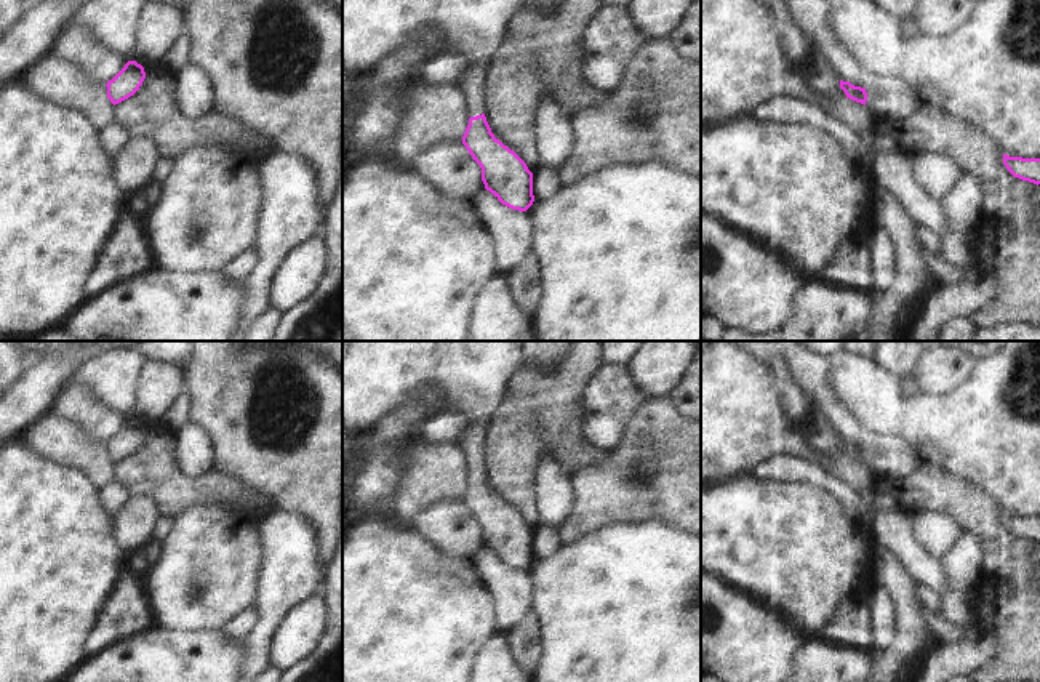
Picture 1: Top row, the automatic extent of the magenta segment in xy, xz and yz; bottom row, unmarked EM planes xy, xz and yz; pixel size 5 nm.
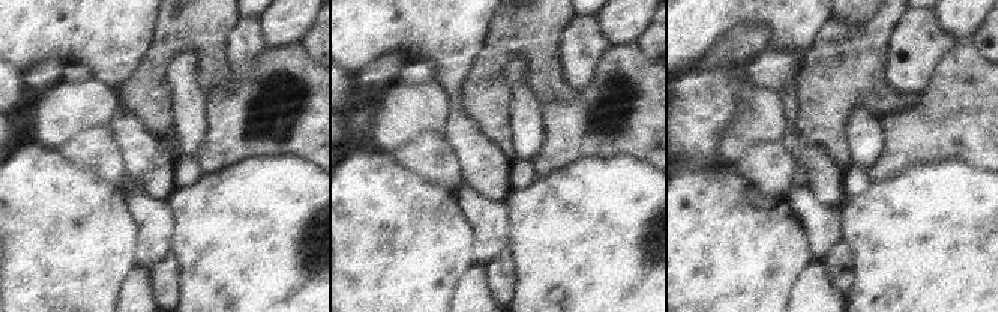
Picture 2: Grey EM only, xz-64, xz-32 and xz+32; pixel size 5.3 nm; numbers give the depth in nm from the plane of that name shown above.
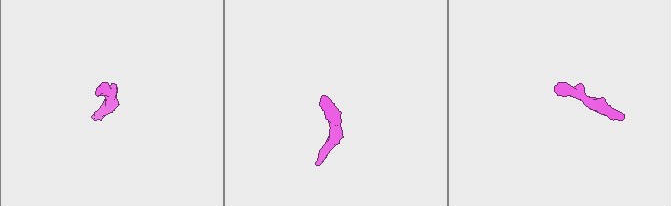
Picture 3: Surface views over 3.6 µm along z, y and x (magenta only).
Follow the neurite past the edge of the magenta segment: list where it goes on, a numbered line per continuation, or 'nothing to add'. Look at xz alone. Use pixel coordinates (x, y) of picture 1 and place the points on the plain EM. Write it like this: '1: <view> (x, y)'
1: xz (471, 378)

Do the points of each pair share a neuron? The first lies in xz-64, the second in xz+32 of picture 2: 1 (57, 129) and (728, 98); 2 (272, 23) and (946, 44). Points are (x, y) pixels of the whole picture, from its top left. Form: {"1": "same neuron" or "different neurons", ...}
{"1": "different neurons", "2": "different neurons"}

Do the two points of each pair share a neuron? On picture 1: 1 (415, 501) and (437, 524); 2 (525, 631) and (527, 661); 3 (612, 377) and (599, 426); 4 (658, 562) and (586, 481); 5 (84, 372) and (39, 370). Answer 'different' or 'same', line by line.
1: different
2: same
3: same
4: different
5: different

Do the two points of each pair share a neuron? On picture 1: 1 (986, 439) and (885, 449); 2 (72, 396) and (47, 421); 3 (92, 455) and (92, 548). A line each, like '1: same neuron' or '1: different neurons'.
1: different neurons
2: different neurons
3: different neurons

